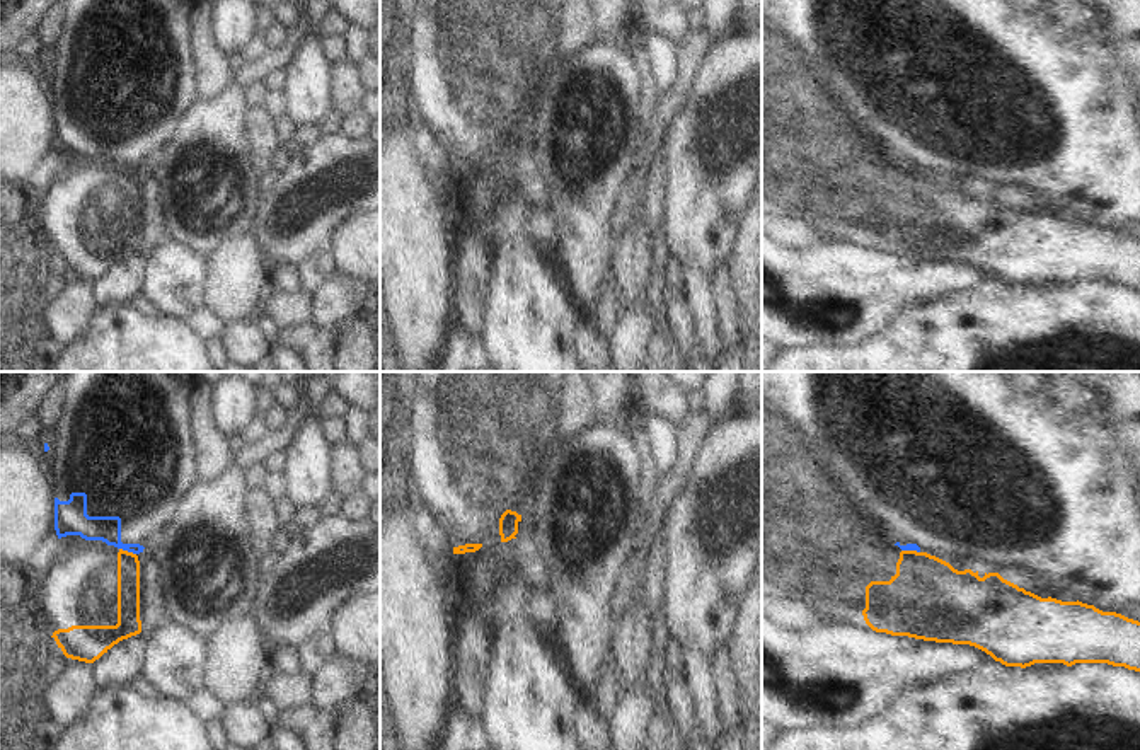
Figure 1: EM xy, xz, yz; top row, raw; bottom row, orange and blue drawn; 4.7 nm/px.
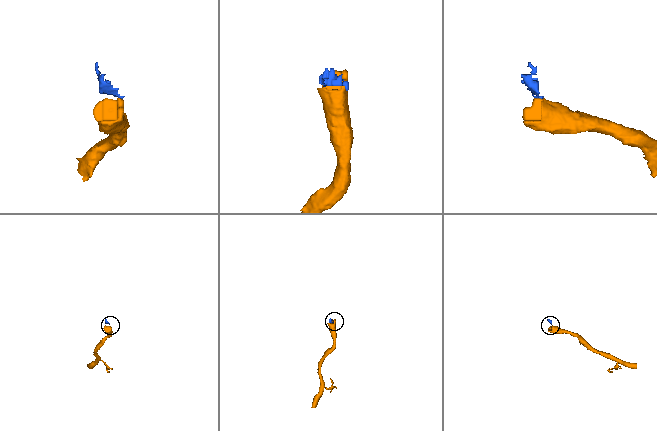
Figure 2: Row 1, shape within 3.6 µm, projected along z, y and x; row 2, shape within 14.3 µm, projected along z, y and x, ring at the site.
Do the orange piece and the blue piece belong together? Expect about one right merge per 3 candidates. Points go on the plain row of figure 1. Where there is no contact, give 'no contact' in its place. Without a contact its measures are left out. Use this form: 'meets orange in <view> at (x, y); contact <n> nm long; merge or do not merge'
meets orange in xy at (126, 169); contact 90 nm long; do not merge

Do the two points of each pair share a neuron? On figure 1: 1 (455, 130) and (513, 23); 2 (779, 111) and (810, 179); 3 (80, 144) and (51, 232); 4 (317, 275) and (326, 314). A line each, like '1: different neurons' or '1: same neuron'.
1: same neuron
2: same neuron
3: different neurons
4: different neurons

